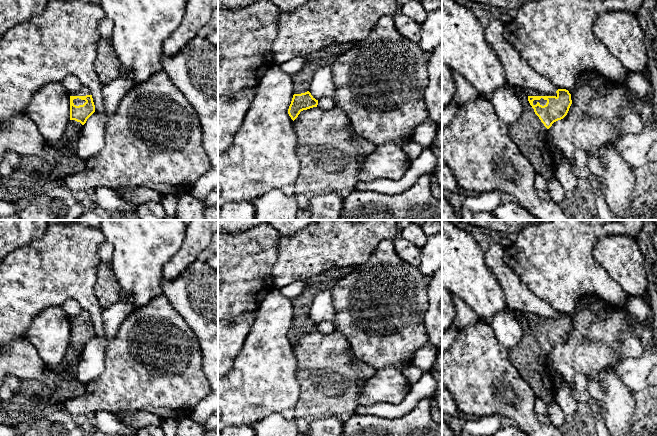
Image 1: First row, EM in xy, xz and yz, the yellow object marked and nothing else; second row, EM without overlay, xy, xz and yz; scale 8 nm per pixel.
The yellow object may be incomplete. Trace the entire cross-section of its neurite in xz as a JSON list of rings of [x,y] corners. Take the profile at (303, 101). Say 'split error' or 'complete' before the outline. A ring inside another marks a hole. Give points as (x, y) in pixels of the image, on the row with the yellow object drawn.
split error; [[[349,42],[333,43],[306,56],[304,65],[298,72],[292,75],[294,95],[288,109],[288,114],[293,121],[301,111],[317,107],[318,105],[318,100],[309,92],[310,82],[314,73],[319,68],[332,66],[353,45],[353,43]]]

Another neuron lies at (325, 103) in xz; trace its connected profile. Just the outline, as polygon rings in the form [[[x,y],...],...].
[[[323,97],[318,100],[318,108],[321,108],[323,110],[331,109],[335,106],[335,102],[332,97]]]

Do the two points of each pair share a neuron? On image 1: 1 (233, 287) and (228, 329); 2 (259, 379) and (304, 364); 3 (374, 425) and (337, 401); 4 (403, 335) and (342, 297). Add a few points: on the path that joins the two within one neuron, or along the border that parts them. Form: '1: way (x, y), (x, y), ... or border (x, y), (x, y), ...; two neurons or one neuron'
1: border (251, 311), (245, 311), (228, 320); two neurons
2: border (292, 345), (296, 359), (296, 379), (300, 390); two neurons
3: border (355, 413), (344, 422); two neurons
4: way (390, 325), (379, 321), (358, 301); one neuron

